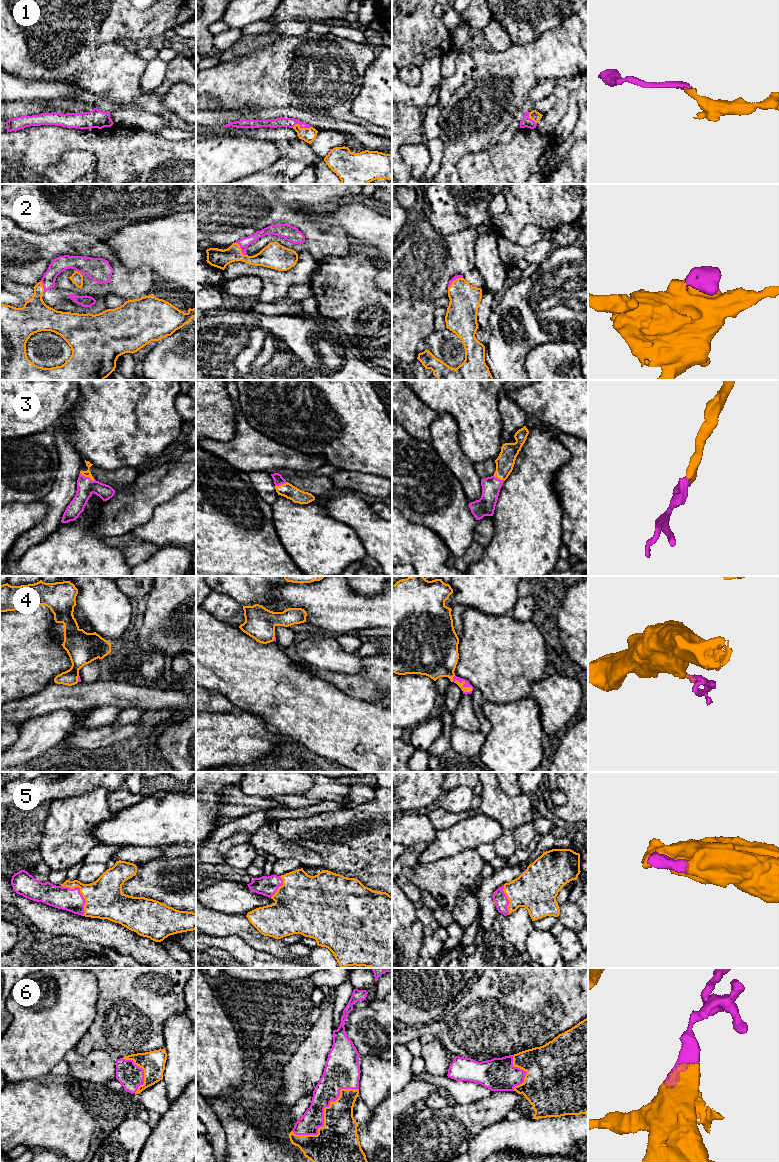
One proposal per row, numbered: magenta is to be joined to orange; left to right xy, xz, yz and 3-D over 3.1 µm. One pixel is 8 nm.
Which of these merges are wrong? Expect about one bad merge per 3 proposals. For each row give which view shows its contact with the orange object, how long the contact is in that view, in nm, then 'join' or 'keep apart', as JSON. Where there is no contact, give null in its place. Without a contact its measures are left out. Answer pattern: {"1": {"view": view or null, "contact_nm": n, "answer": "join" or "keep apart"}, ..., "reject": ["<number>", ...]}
{"1": {"view": "xz", "contact_nm": 150, "answer": "join"}, "2": {"view": "xz", "contact_nm": 140, "answer": "join"}, "3": {"view": "xy", "contact_nm": 130, "answer": "join"}, "4": {"view": "yz", "contact_nm": 200, "answer": "join"}, "5": {"view": "xy", "contact_nm": 300, "answer": "join"}, "6": {"view": "xz", "contact_nm": 650, "answer": "join"}, "reject": []}

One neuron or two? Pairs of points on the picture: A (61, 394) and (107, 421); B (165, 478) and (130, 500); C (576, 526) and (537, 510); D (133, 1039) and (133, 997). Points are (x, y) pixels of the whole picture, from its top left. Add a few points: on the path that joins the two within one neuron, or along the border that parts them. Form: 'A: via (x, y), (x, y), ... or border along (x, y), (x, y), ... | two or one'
A: border along (80, 390), (77, 402), (63, 416) | two
B: via (156, 484), (139, 500) | one
C: border along (558, 497), (562, 511), (562, 543) | two
D: via (133, 1029), (133, 1007) | one

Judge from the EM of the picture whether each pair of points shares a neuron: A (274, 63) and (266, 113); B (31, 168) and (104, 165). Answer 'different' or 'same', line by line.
A: different
B: same

